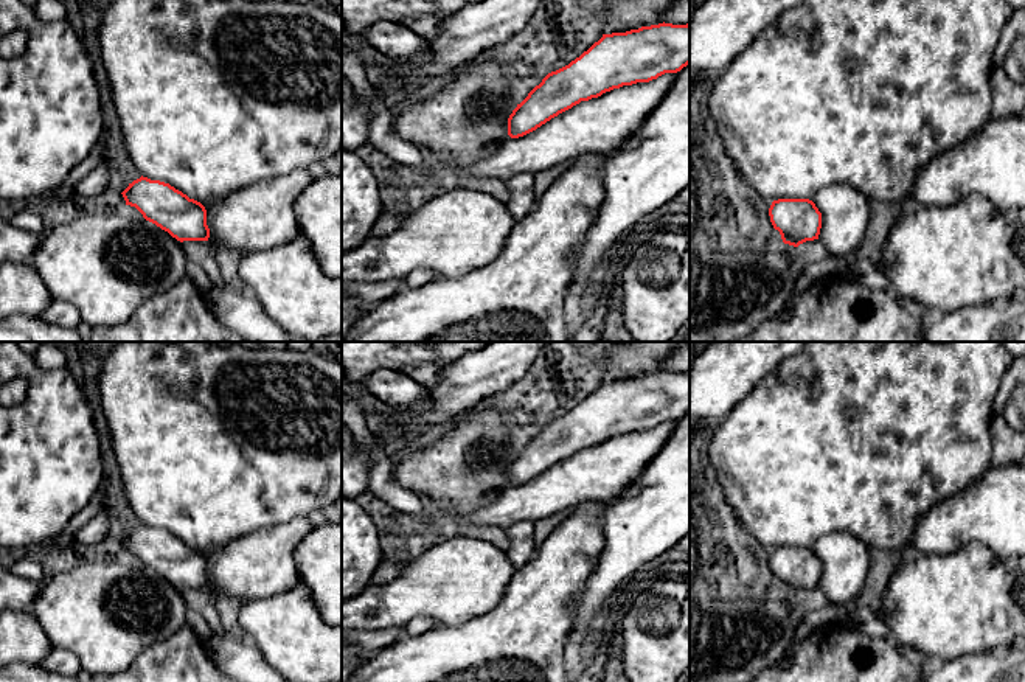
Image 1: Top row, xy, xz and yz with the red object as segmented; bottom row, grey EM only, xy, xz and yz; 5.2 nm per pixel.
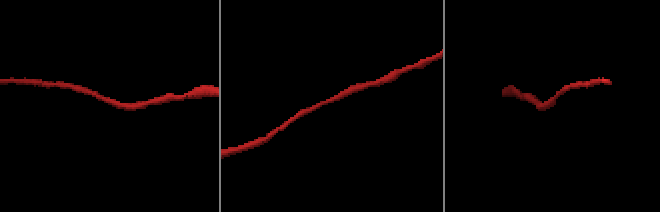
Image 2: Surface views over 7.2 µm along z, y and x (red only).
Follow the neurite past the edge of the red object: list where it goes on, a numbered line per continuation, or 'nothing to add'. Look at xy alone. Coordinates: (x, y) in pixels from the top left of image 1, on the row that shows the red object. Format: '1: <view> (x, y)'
nothing to add

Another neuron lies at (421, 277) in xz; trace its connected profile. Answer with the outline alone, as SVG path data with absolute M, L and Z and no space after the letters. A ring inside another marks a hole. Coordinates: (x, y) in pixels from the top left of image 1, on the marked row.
M416 269L405 278L405 281L408 289L418 289L418 287L430 284L436 278L438 277L429 269Z

